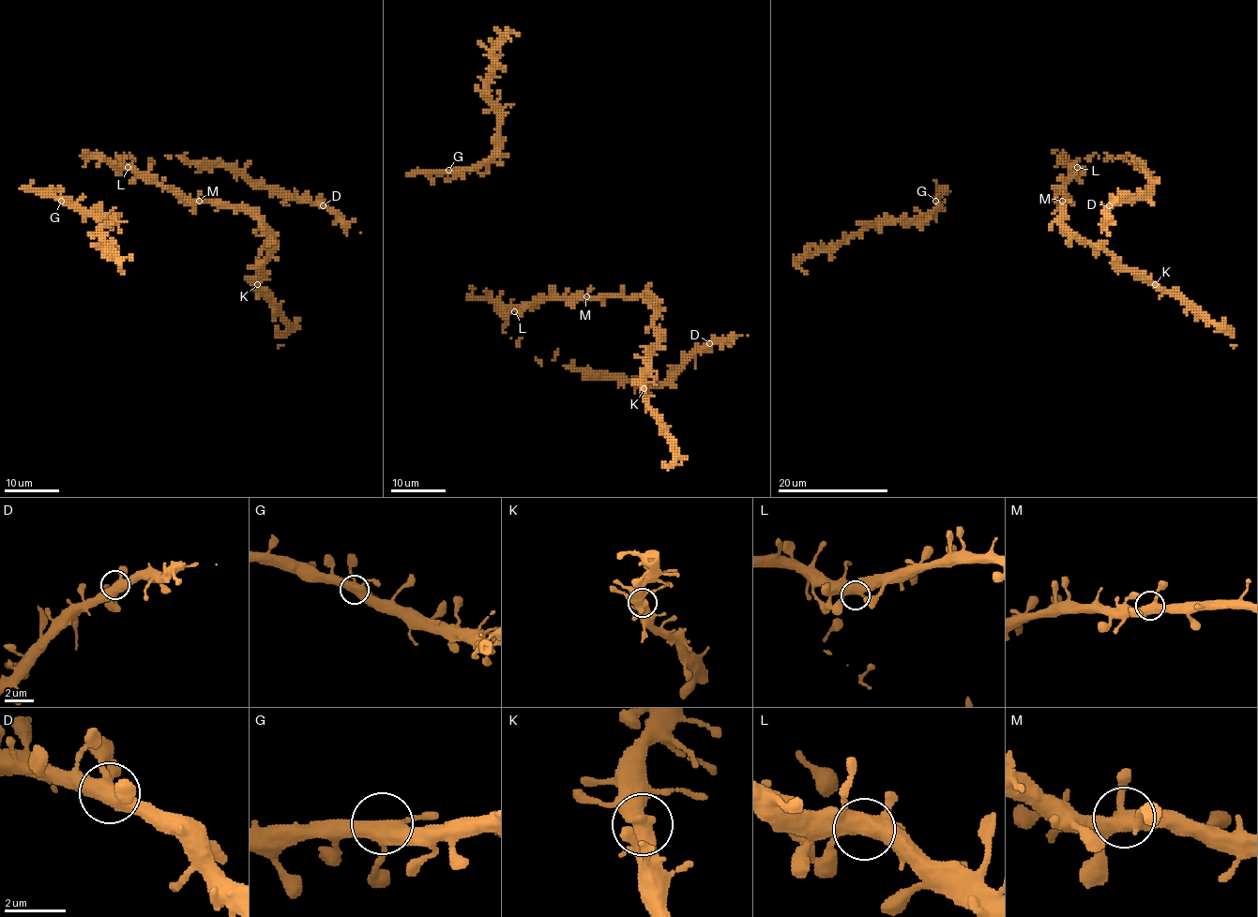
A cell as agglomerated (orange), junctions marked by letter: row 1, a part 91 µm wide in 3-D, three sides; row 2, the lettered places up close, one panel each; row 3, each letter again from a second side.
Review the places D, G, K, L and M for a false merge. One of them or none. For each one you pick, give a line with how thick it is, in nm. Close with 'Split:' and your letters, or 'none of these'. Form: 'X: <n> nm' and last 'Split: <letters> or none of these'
Split: none of these

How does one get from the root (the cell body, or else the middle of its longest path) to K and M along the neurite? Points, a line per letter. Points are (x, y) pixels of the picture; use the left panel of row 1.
K: (126, 166), (133, 166), (192, 201), (239, 205), (251, 213), (265, 226), (269, 244), (269, 257), (257, 284)
M: (126, 166), (133, 166), (149, 178), (172, 187), (192, 201), (199, 201)

